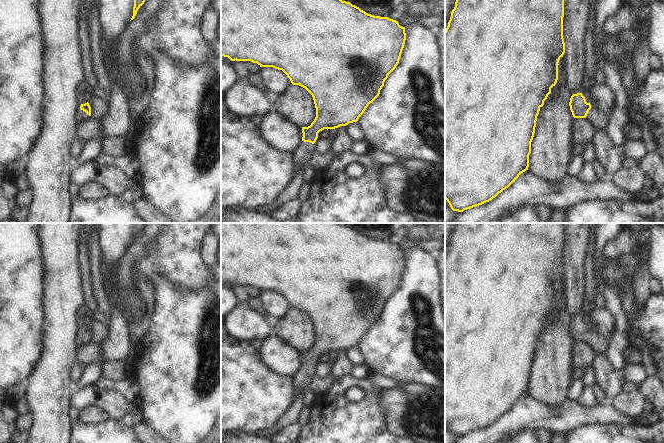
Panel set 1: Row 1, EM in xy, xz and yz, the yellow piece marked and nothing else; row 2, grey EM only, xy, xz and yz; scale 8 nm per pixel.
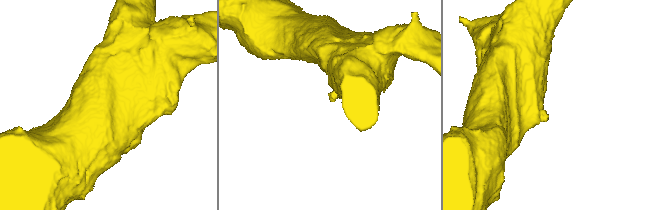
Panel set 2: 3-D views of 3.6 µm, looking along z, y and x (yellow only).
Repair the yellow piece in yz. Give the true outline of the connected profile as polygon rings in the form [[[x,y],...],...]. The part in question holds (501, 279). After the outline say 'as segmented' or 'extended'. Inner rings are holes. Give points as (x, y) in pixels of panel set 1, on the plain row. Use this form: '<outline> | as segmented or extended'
[[[456,223],[445,254],[445,423],[453,435],[491,425],[529,391],[531,366],[537,340],[558,304],[558,287],[565,277],[563,262],[564,223]]] | as segmented

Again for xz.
[[[221,223],[221,281],[228,281],[231,285],[251,285],[257,287],[260,291],[273,291],[282,294],[293,309],[305,312],[313,321],[316,341],[310,350],[302,351],[302,366],[293,377],[297,397],[301,397],[304,389],[309,386],[310,379],[314,374],[314,367],[320,355],[335,353],[357,346],[368,329],[379,320],[388,299],[399,287],[405,264],[405,251],[400,250],[398,245],[388,241],[368,238],[359,231],[341,223]]] | extended

